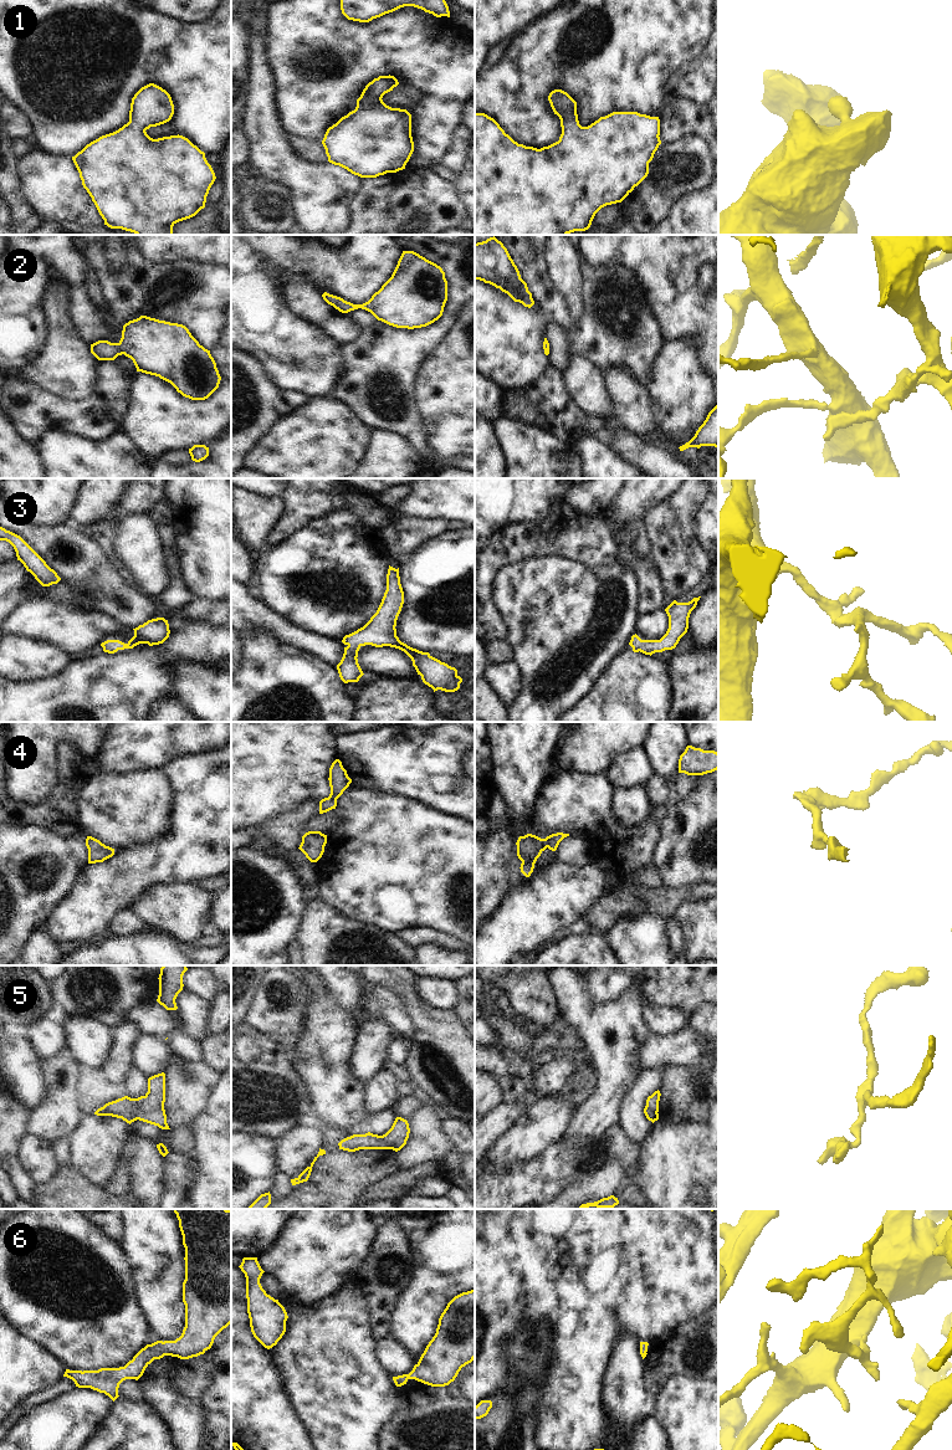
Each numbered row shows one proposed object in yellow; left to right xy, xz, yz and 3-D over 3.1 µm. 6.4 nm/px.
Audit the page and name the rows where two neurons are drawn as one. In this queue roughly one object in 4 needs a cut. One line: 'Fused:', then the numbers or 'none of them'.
Fused: none of them

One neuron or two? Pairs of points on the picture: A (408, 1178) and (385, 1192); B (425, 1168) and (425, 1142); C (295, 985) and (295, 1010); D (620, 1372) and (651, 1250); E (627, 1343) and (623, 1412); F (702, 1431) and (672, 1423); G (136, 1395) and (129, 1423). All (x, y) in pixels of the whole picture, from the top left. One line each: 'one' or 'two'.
A: one
B: two
C: one
D: two
E: one
F: one
G: two

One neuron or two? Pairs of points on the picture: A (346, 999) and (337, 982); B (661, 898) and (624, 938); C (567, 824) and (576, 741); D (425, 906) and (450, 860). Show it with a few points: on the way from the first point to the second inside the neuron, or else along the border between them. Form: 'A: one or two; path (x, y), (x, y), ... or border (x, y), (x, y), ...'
A: one; path (346, 995), (346, 990), (341, 985)
B: two; border (627, 916), (641, 906), (653, 906), (665, 918)
C: two; border (562, 770), (600, 774)
D: one; path (425, 895), (425, 885), (439, 871)

